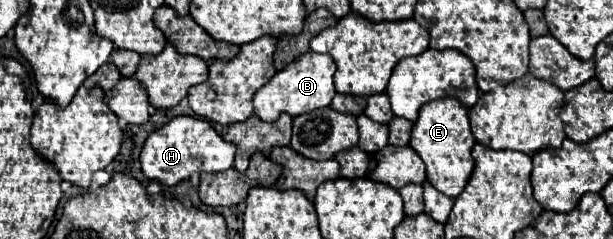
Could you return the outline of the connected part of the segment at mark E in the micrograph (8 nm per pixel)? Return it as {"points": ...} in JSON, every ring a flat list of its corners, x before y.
{"points":[[451,96,427,102,421,108,409,142,409,146,421,156,421,160,427,166,427,180,449,198,455,198,465,188,469,174,473,172,473,156,471,156,473,144,475,138,469,128,467,108,457,98]]}

